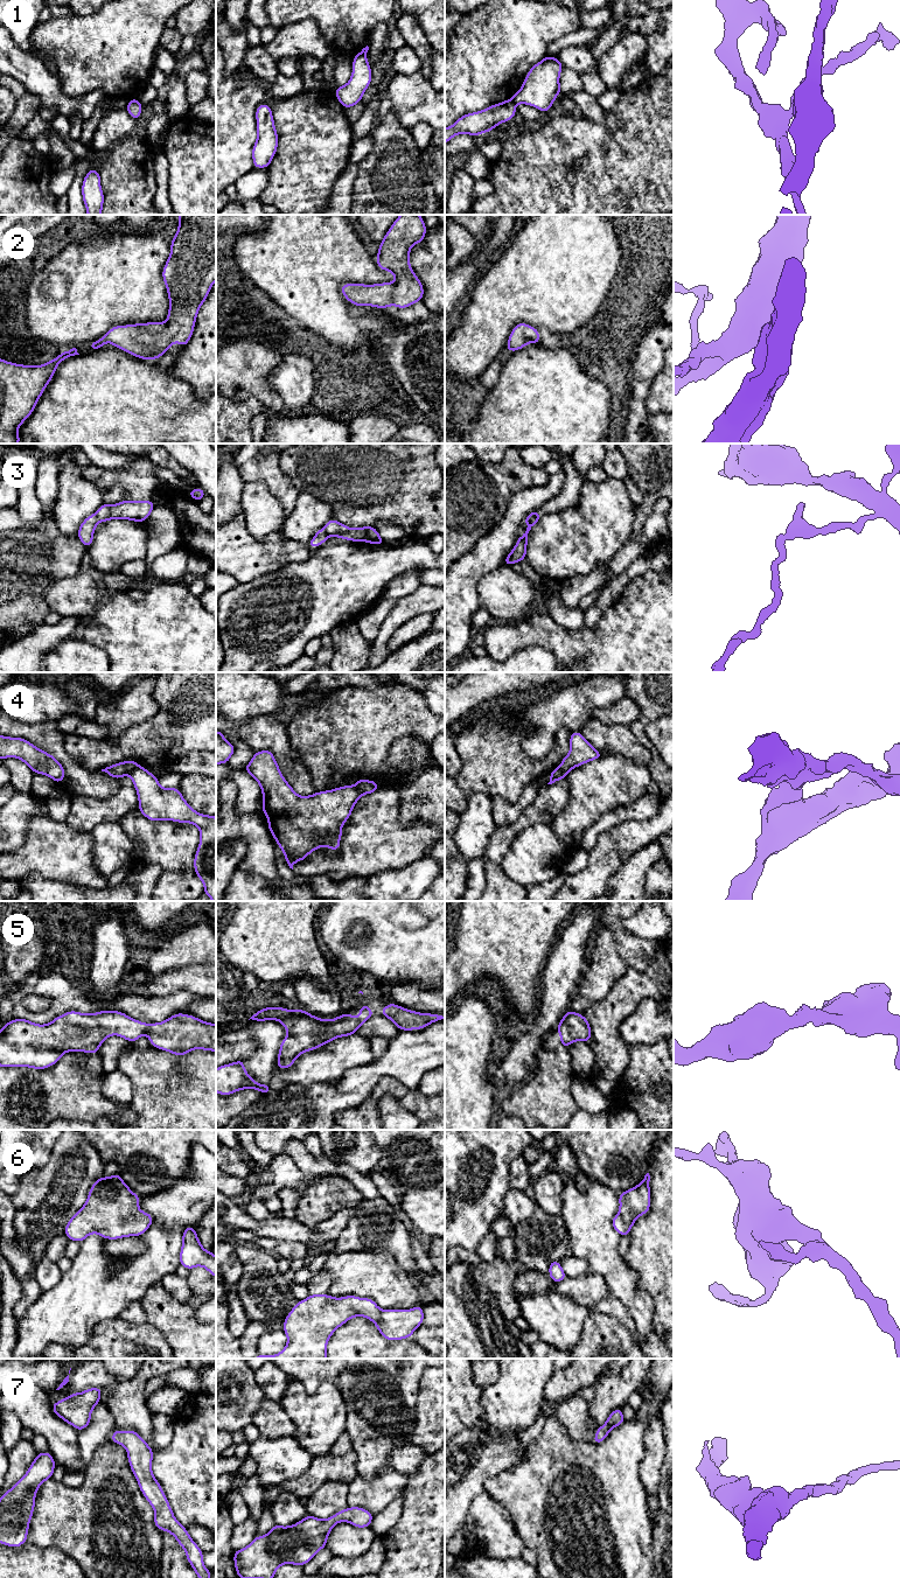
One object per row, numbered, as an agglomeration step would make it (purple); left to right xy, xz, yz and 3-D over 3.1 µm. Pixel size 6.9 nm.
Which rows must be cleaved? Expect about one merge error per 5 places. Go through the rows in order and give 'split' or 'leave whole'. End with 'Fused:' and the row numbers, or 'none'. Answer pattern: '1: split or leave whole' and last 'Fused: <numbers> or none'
1: split
2: leave whole
3: split
4: split
5: leave whole
6: leave whole
7: leave whole
Fused: 1, 3, 4

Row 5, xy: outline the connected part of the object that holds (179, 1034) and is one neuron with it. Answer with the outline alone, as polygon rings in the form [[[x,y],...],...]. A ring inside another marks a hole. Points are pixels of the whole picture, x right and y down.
[[[69,1011],[56,1017],[51,1022],[39,1025],[28,1019],[13,1019],[0,1031],[0,1067],[28,1067],[46,1069],[54,1066],[67,1052],[98,1053],[100,1045],[111,1035],[118,1035],[128,1042],[147,1035],[155,1048],[183,1056],[194,1049],[216,1053],[216,1024],[210,1024],[194,1015],[176,1013],[165,1021],[141,1022],[119,1011],[81,1013]]]

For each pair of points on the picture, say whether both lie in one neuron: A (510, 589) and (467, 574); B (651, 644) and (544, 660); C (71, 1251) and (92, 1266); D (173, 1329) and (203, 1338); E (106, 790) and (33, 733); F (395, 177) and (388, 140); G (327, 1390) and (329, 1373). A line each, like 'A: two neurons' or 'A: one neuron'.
A: two neurons
B: two neurons
C: two neurons
D: one neuron
E: one neuron
F: one neuron
G: two neurons

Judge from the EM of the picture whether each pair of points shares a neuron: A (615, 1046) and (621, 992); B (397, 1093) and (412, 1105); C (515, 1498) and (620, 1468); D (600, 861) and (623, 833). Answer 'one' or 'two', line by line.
A: one
B: two
C: one
D: one

